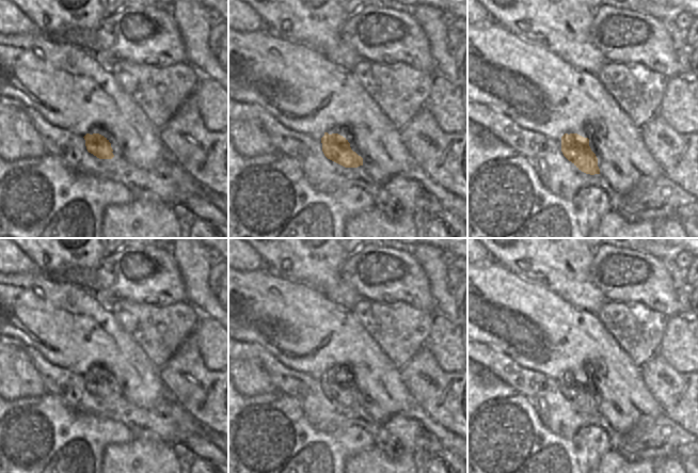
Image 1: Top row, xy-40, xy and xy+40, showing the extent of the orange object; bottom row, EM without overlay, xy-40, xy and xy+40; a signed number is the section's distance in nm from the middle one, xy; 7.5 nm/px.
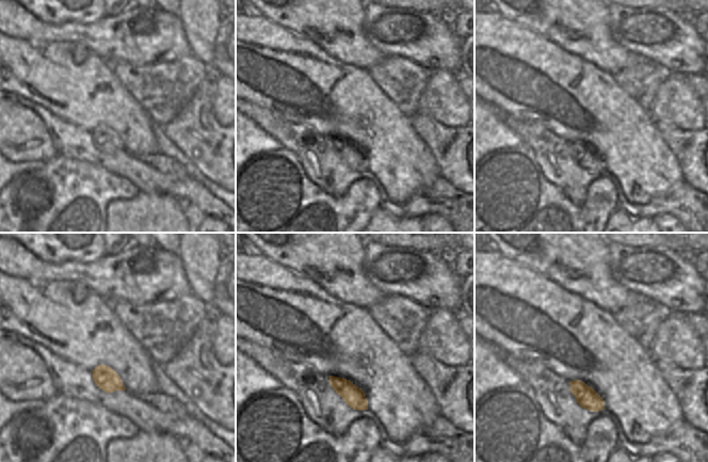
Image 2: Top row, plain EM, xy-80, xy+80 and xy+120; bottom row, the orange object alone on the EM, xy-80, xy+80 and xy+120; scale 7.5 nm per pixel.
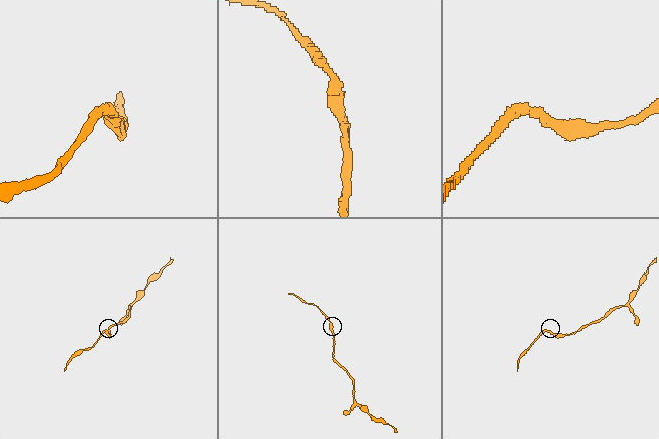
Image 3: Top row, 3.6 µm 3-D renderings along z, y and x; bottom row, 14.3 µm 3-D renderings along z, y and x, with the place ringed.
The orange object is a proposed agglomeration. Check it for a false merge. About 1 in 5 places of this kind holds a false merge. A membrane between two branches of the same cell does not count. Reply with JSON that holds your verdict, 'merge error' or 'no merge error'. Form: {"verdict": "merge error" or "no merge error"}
{"verdict": "no merge error"}

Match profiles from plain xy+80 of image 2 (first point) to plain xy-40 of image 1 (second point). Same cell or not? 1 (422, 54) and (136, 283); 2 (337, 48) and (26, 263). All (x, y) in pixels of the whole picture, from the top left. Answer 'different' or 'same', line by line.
1: same
2: different

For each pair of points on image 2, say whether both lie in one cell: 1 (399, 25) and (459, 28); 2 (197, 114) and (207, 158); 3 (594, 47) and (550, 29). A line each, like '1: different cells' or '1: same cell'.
1: different cells
2: same cell
3: same cell

